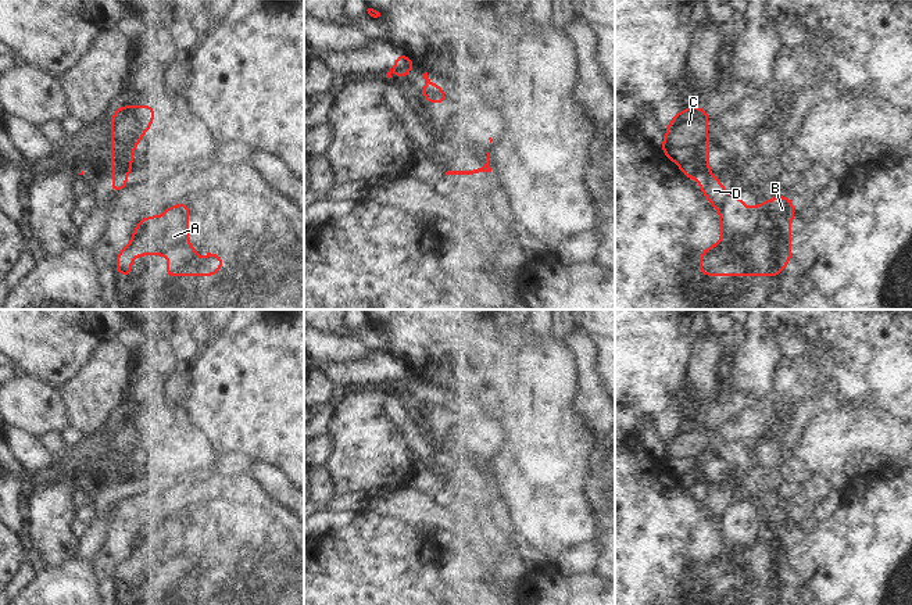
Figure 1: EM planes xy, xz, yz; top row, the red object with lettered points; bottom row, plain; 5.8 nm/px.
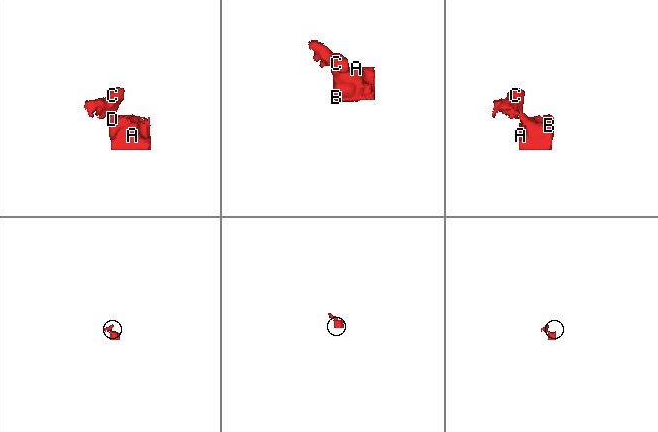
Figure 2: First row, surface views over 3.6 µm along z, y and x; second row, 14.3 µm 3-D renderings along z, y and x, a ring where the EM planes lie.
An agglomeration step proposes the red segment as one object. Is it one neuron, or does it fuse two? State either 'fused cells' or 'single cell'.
fused cells

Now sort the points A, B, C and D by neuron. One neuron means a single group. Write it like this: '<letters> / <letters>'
A B D / C

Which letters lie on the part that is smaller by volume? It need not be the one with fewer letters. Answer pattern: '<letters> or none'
C

